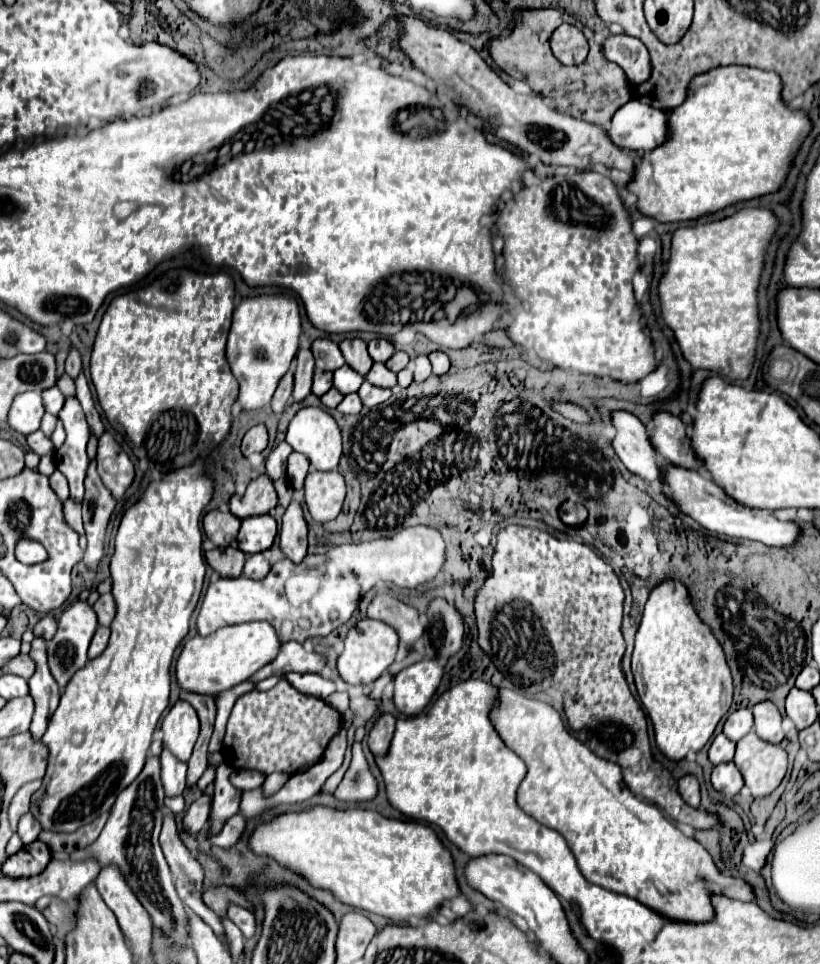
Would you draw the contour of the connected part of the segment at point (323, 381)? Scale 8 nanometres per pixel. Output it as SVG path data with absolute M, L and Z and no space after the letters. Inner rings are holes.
M316 371L314 383L312 383L312 393L316 397L322 397L330 387L332 387L332 373L330 371Z

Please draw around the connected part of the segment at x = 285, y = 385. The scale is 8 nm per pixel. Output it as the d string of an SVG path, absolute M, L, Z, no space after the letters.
M288 371L288 373L282 377L282 381L280 381L280 385L278 385L278 389L276 389L274 397L272 397L272 411L274 411L276 415L280 415L280 413L284 411L290 395L292 395L292 383L294 383L294 373Z

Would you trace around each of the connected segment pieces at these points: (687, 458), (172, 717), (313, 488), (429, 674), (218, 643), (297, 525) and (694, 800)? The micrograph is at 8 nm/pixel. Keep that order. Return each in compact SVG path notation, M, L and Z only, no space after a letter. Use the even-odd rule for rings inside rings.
M658 411L652 415L652 425L654 427L650 429L650 443L656 449L657 460L660 463L670 461L680 467L700 467L698 459L690 449L686 427L678 417L666 411Z
M178 701L162 721L162 745L172 751L180 761L188 761L198 739L200 723L194 707L186 701Z
M310 471L304 483L304 503L310 517L318 523L326 523L338 517L346 495L344 477L338 471Z
M420 661L402 669L394 679L396 709L408 717L422 713L434 697L442 673L444 671L436 661Z
M252 621L232 627L222 627L208 637L192 637L184 643L178 663L176 663L176 681L182 691L215 695L230 689L250 675L254 675L260 667L270 663L280 647L280 639L274 627L266 621Z
M292 501L284 513L280 529L280 549L292 563L300 563L306 557L306 533L308 529L302 505L298 501Z
M686 775L678 781L678 791L682 795L682 799L690 805L690 807L700 807L700 785L696 781L696 777Z

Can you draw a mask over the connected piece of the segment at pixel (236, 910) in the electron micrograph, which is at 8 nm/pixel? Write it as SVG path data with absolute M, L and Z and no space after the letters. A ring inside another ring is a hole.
M230 903L230 905L228 905L228 919L232 919L232 923L238 925L238 929L242 931L242 935L244 935L246 939L256 933L254 915L252 915L248 909L244 909L244 907L236 905L236 903Z

